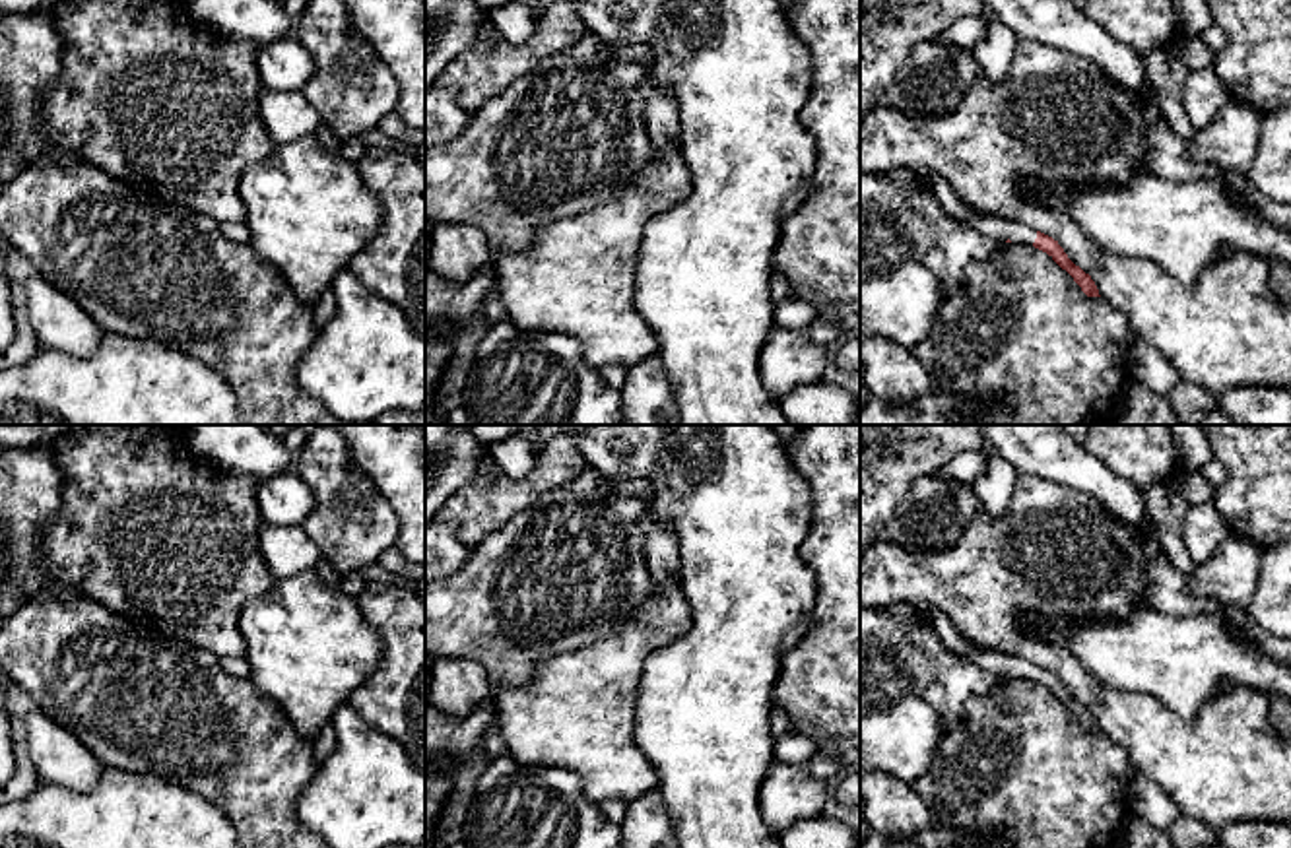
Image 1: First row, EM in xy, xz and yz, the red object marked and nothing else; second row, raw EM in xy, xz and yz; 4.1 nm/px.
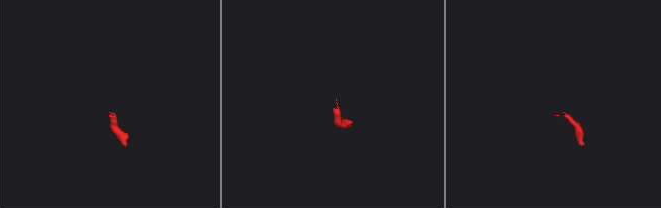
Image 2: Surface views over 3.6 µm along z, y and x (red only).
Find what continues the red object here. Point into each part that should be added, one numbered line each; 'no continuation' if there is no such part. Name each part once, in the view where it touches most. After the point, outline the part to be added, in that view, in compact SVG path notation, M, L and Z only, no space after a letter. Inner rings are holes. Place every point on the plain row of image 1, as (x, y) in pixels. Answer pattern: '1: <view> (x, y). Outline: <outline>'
1: yz (996, 662). Outline: M924 609L928 613L928 621L934 625L942 640L947 648L967 654L975 664L982 669L998 673L998 675L1011 675L1019 679L1031 679L1037 673L1037 666L1021 656L1011 656L1004 652L994 652L990 648L977 646L971 642L955 625L953 621L940 609Z

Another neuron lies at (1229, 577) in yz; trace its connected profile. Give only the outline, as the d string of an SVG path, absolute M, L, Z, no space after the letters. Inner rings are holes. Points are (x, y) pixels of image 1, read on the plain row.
M1229 532L1215 553L1188 572L1188 592L1246 609L1260 578L1260 559L1260 545Z

